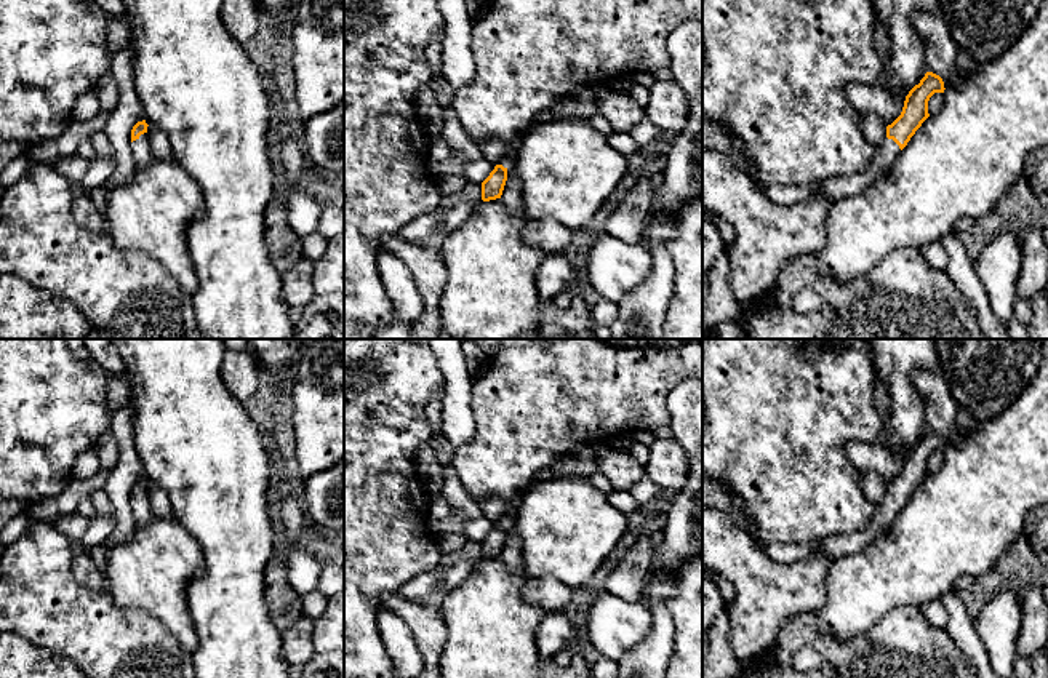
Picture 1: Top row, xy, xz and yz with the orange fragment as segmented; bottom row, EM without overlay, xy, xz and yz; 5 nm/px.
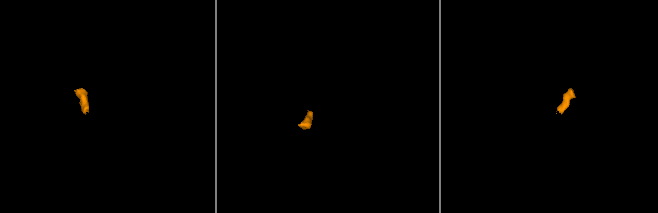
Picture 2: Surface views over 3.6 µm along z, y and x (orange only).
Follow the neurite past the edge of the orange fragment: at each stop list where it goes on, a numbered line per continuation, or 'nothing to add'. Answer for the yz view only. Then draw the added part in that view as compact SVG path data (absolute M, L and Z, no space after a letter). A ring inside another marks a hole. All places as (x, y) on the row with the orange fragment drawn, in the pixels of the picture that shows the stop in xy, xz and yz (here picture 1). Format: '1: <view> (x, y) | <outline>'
1: yz (967, 67) | M958 48L955 77L952 82L944 82L944 88L947 90L962 86L970 78L973 78L978 70L979 66L976 64L976 61L965 50Z
2: yz (837, 187) | M886 138L877 147L875 157L864 173L826 179L824 184L813 193L813 197L822 197L834 201L858 197L893 168L899 154L899 146L893 139Z

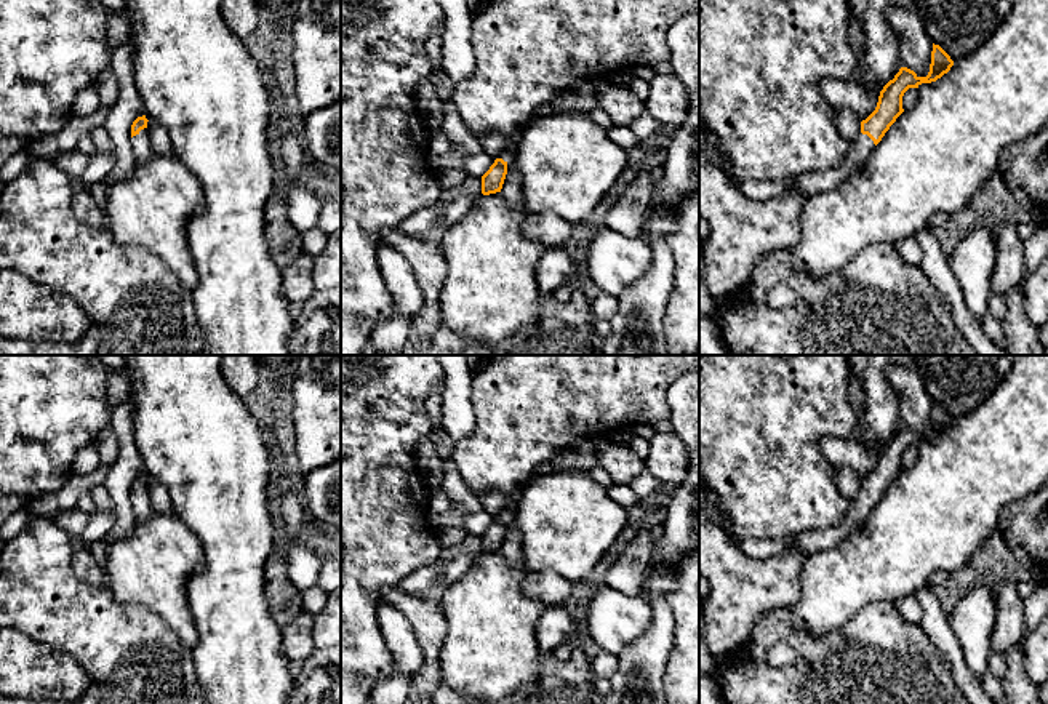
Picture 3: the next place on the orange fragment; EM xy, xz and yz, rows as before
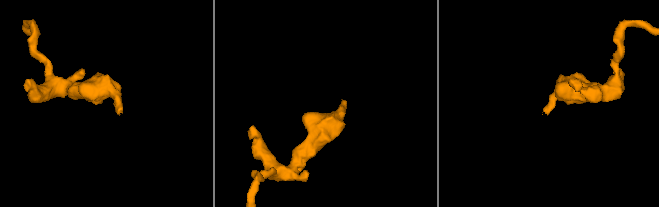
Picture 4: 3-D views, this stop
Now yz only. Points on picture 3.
1: yz (812, 183) | M861 133L851 142L850 152L838 168L800 174L798 179L787 189L787 192L797 192L808 197L832 192L867 163L874 149L874 141L867 134Z

